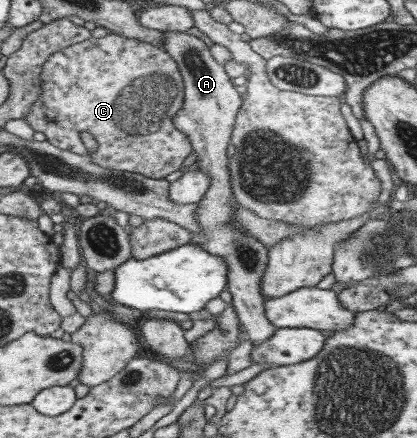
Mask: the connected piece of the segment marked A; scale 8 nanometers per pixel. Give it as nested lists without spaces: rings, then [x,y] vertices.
[[[179,31],[161,33],[158,46],[167,52],[176,63],[183,83],[183,103],[174,113],[172,122],[175,129],[189,140],[195,165],[209,178],[209,187],[198,201],[194,211],[196,224],[200,233],[194,234],[194,241],[209,254],[218,255],[226,263],[227,289],[231,294],[231,304],[236,319],[252,347],[263,344],[273,336],[278,327],[271,326],[263,314],[264,299],[259,293],[259,280],[267,261],[267,247],[259,240],[248,236],[243,230],[236,228],[232,222],[234,215],[234,199],[232,197],[228,158],[225,156],[229,145],[230,133],[233,131],[236,115],[242,98],[241,90],[232,86],[224,67],[217,64],[209,54],[208,46],[193,34]]]

